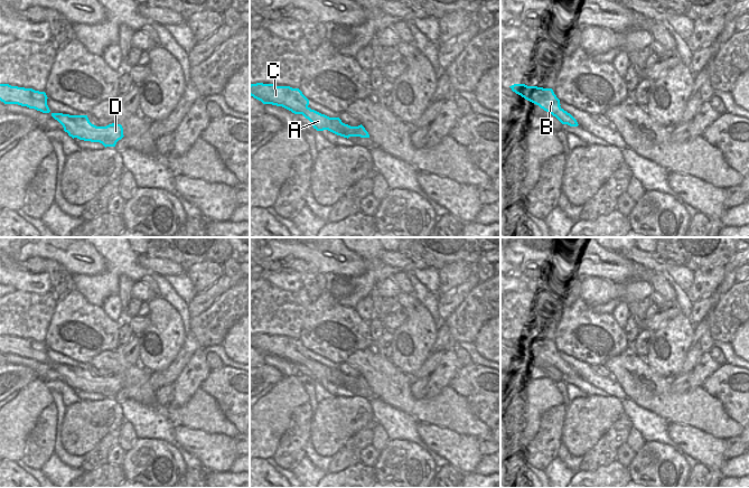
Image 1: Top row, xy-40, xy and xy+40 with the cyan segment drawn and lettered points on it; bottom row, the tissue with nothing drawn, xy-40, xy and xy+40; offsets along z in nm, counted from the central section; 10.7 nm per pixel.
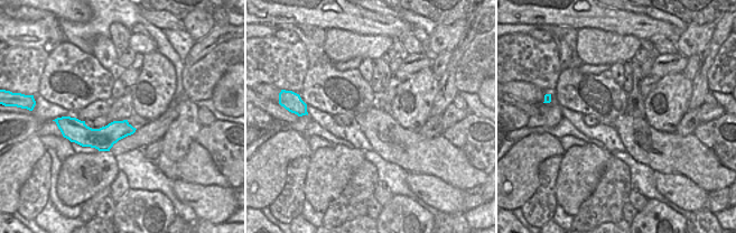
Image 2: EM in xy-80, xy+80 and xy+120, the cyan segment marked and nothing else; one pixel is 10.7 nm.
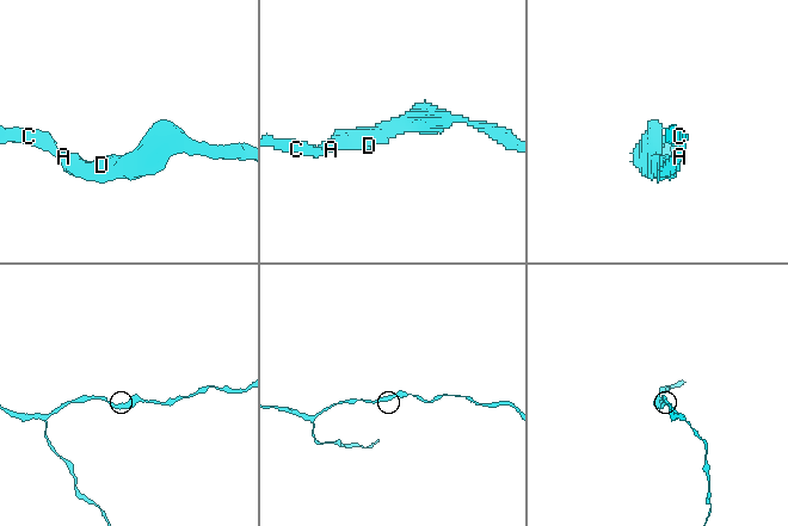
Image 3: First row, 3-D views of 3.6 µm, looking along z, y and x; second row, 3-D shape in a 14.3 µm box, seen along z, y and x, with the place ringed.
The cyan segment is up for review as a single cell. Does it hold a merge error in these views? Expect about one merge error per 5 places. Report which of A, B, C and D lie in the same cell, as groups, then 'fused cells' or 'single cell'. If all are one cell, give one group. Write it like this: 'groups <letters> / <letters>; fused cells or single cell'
groups A B C D; single cell

